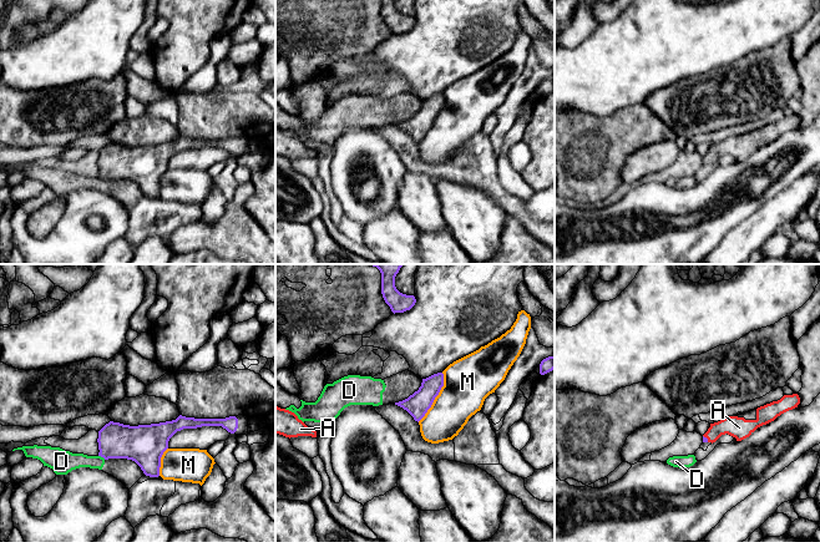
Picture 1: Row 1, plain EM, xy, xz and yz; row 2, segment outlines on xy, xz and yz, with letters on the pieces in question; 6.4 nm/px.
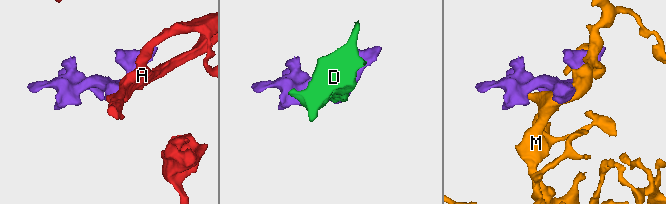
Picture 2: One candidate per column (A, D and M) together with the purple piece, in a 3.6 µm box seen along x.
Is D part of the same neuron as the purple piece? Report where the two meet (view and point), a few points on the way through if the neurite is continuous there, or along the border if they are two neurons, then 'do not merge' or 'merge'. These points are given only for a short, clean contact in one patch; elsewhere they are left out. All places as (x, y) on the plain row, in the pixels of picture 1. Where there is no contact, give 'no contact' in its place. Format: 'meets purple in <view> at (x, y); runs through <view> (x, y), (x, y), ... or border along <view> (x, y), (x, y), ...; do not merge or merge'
meets purple in xy at (102, 177); border along xy (99, 176), (105, 180); do not merge

